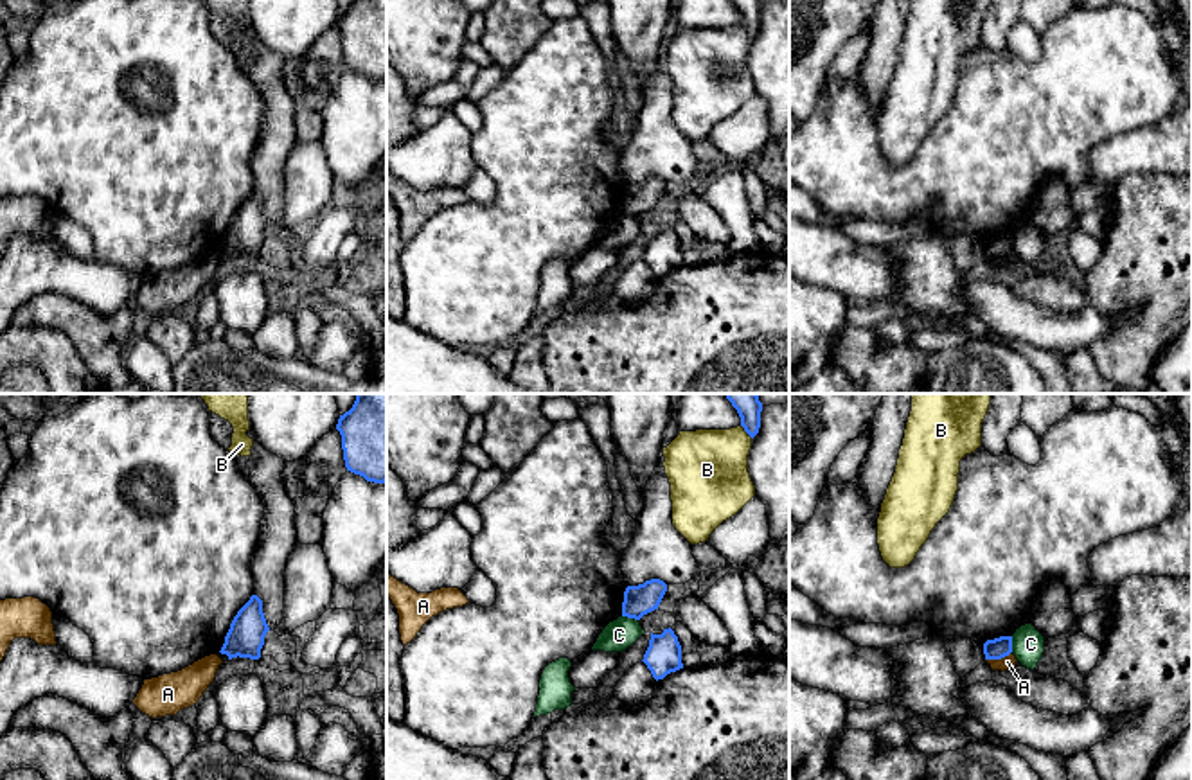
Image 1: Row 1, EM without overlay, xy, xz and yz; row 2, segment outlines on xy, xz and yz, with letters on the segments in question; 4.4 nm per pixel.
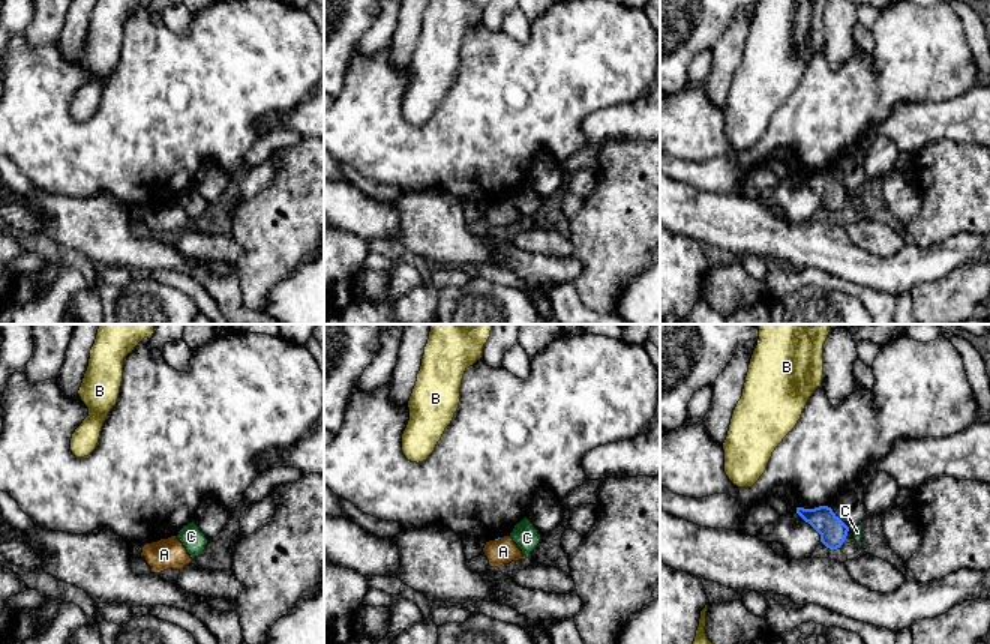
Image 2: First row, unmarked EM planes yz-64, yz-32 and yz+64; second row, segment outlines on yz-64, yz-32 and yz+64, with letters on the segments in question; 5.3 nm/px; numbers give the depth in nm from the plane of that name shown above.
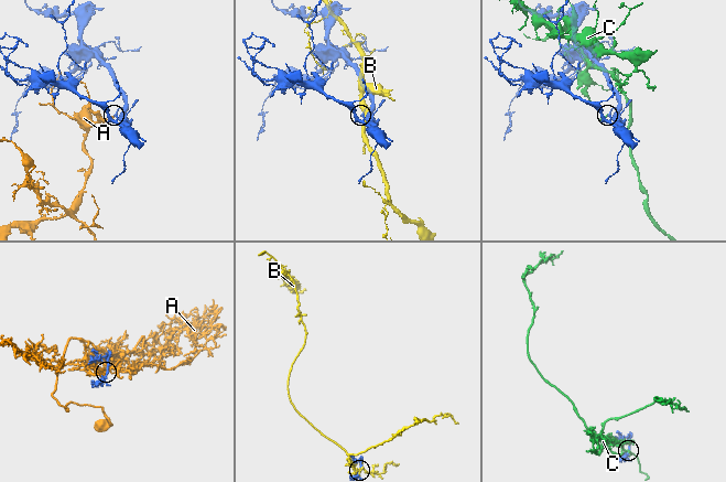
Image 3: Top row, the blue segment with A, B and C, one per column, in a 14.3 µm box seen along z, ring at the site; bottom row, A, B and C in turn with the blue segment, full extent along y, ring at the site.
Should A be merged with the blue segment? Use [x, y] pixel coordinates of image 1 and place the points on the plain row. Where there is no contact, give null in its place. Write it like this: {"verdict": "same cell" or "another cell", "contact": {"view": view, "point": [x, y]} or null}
{"verdict": "another cell", "contact": {"view": "yz", "point": [998, 256]}}

